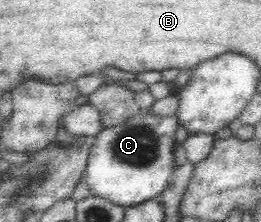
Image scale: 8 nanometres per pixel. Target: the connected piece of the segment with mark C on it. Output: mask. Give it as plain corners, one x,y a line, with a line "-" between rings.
140,111
123,123
103,127
92,138
83,175
90,193
128,206
157,198
167,188
177,167
173,149
178,123
176,116
152,116
152,111

